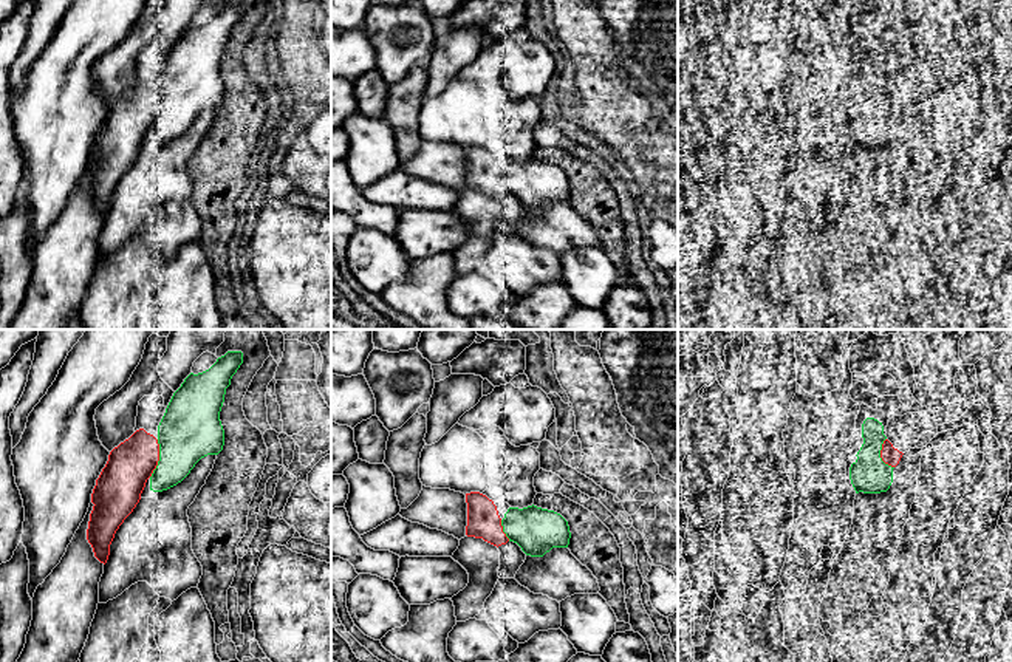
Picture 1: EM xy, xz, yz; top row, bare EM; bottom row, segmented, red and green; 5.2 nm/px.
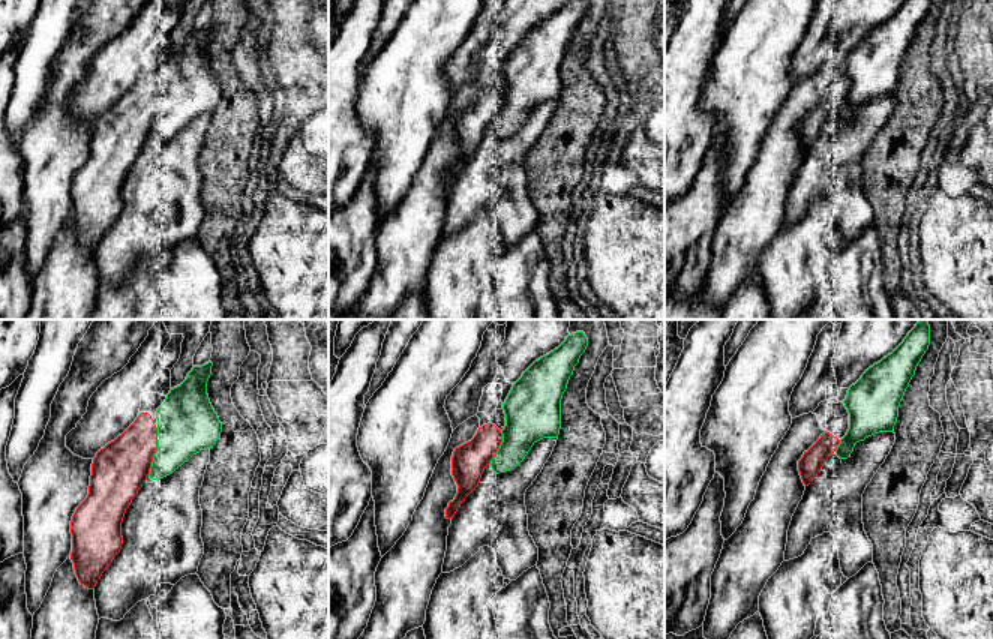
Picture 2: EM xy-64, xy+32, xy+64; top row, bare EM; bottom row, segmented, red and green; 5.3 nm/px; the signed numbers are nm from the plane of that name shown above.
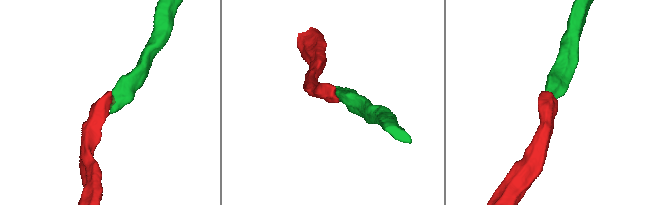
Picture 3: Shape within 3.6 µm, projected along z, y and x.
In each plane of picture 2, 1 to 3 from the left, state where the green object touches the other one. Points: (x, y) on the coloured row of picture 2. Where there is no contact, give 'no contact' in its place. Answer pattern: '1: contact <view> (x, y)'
1: contact xy-64 (153, 456)
2: contact xy+32 (498, 447)
3: contact xy+64 (837, 446)

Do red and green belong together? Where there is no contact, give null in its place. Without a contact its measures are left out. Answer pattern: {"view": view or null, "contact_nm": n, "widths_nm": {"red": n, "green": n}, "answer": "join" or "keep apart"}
{"view": "xy", "contact_nm": 200, "widths_nm": {"red": 240, "green": 320}, "answer": "join"}

